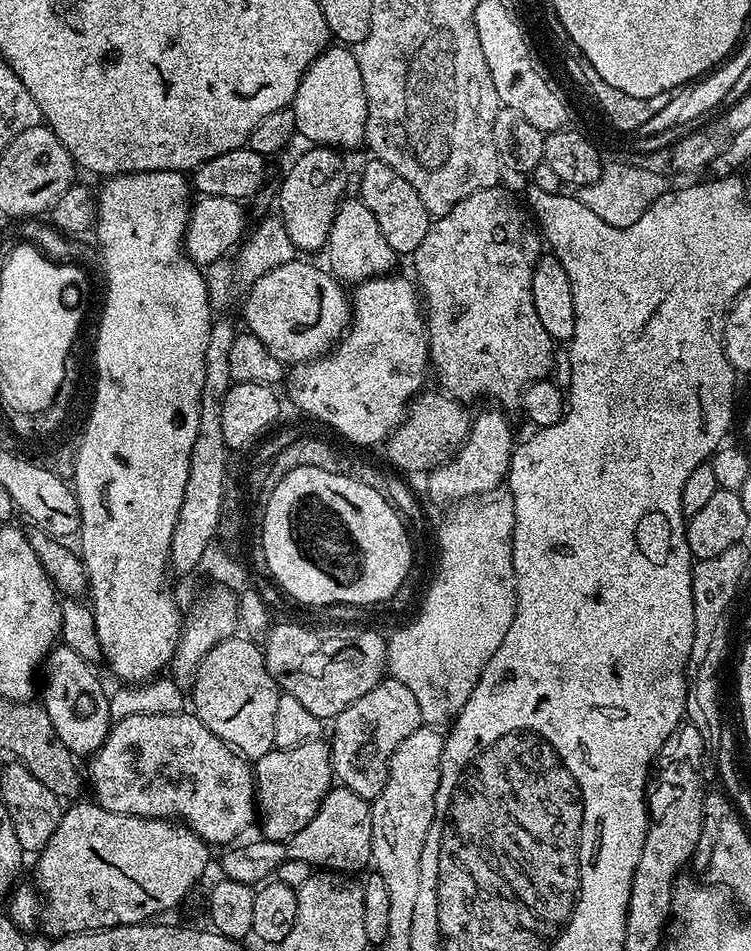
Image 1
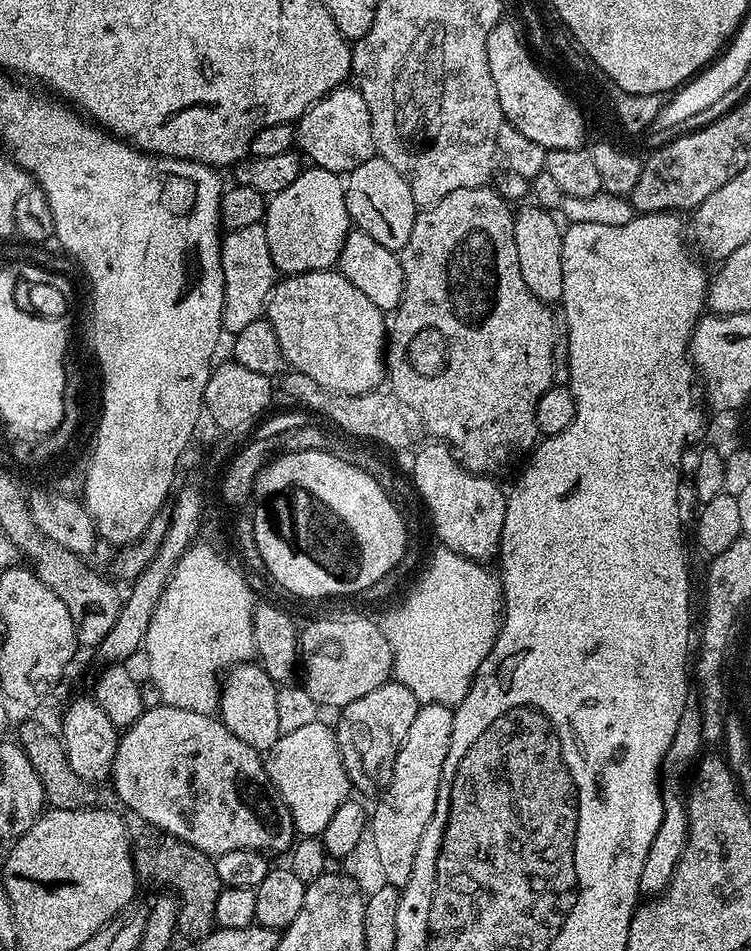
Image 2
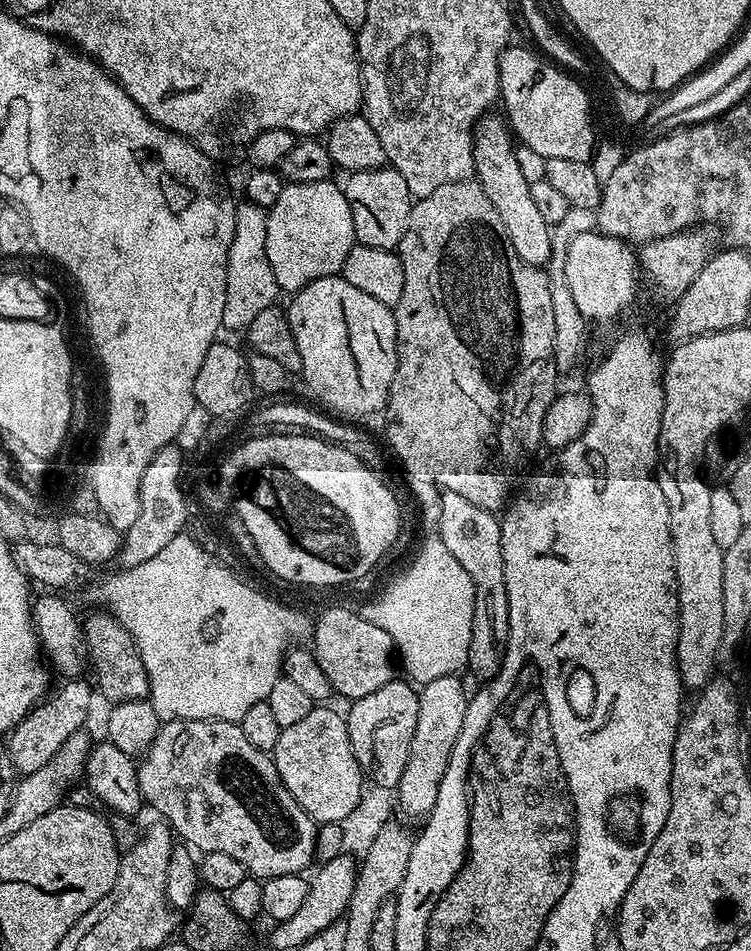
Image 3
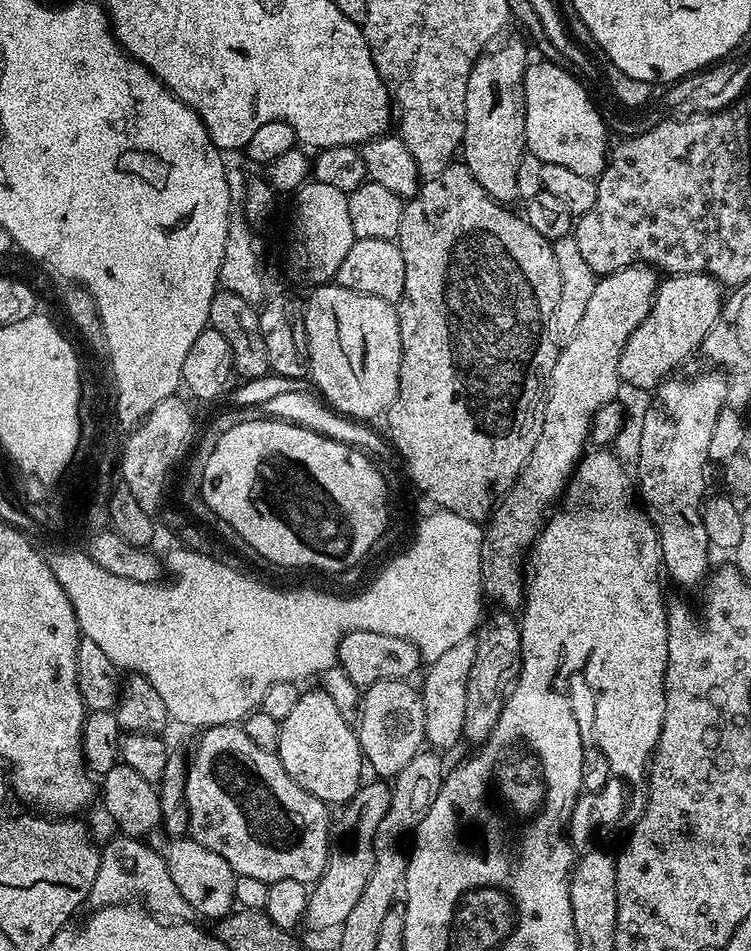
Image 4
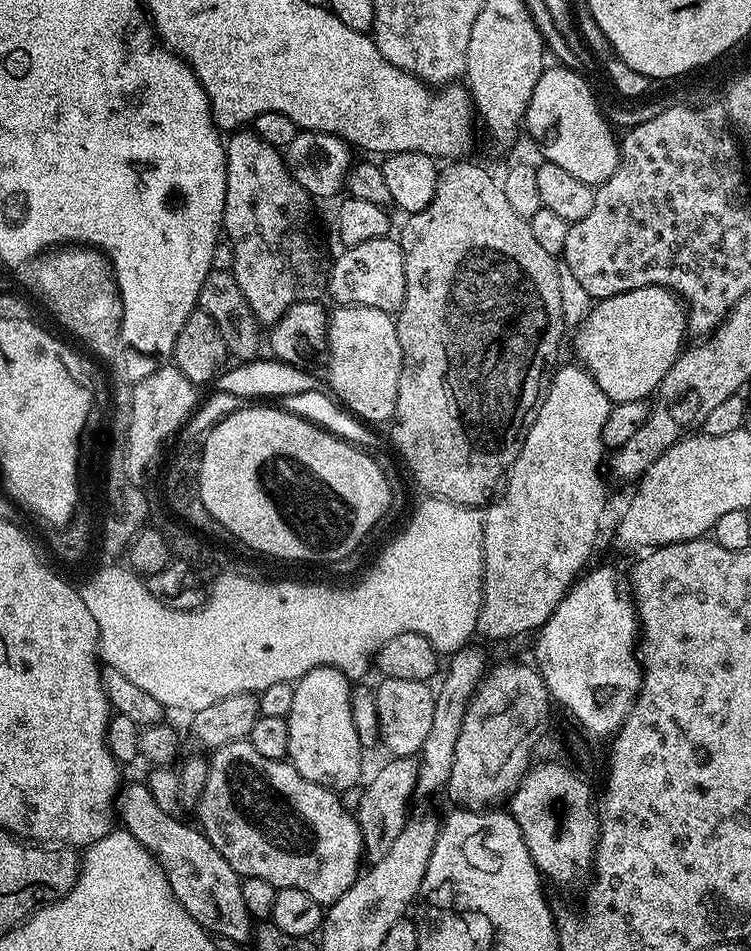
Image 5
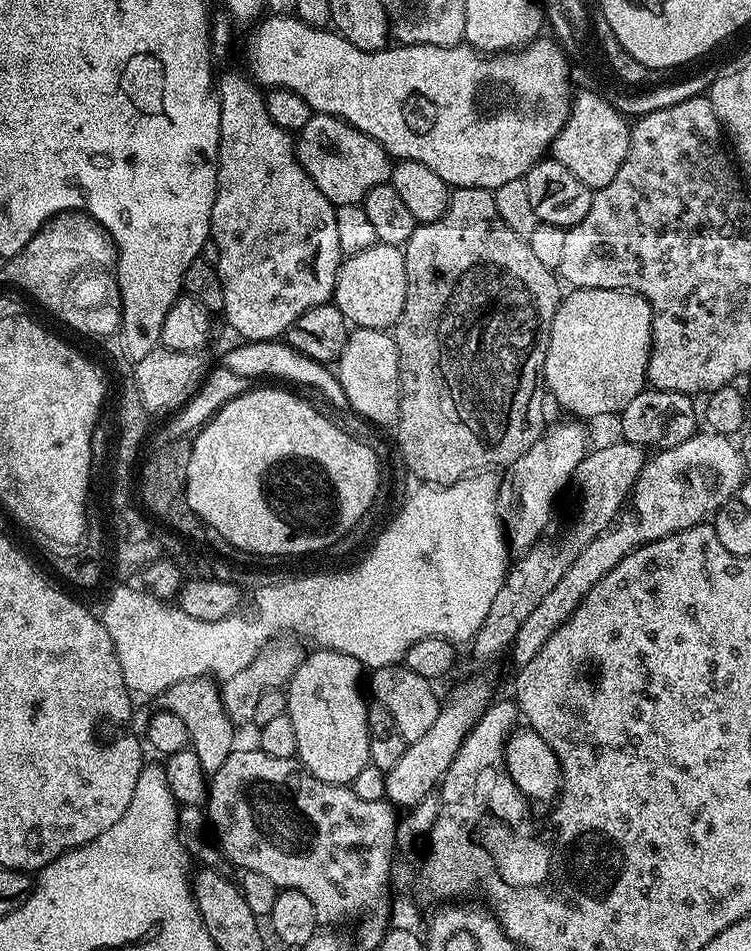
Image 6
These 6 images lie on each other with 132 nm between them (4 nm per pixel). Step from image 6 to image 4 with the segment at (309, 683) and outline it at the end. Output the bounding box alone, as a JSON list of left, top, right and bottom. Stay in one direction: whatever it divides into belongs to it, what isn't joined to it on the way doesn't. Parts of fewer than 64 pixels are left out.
[276,686,366,805]

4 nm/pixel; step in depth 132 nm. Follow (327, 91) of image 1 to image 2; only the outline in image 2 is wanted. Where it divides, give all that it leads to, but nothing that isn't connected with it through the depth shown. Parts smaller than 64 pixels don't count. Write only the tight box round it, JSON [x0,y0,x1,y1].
[295,86,376,174]

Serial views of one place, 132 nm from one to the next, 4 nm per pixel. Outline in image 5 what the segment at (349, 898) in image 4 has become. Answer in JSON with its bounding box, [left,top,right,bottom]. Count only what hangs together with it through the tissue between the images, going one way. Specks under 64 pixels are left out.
[354,756,418,861]

